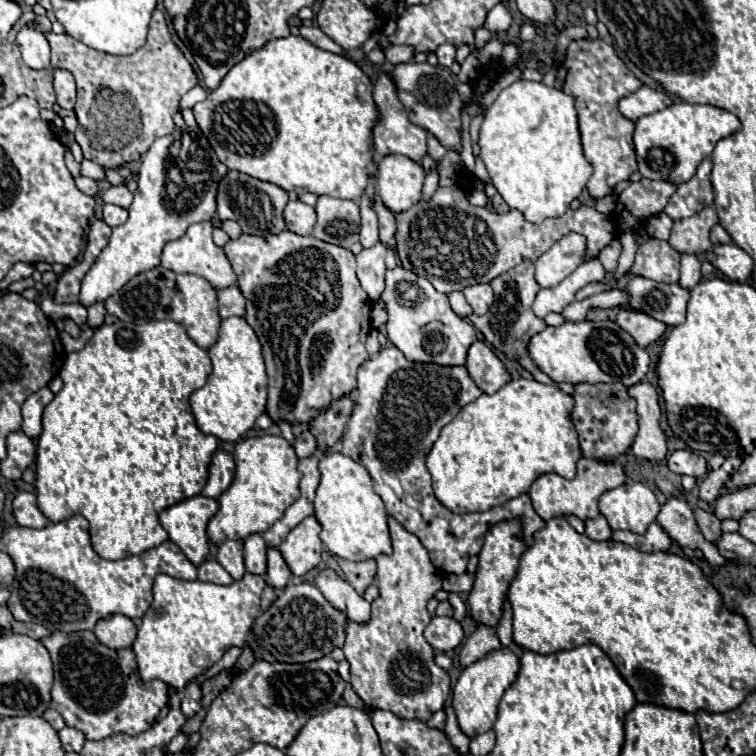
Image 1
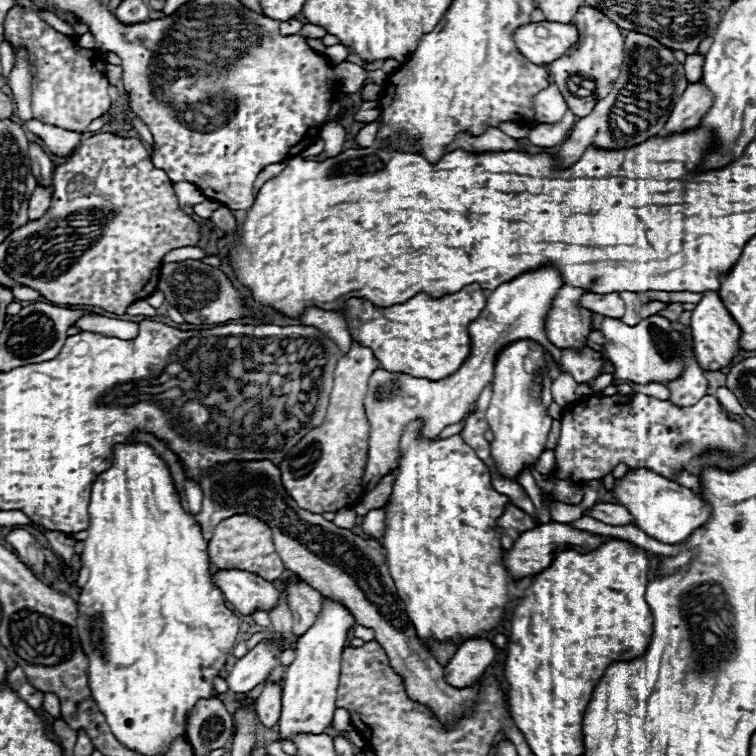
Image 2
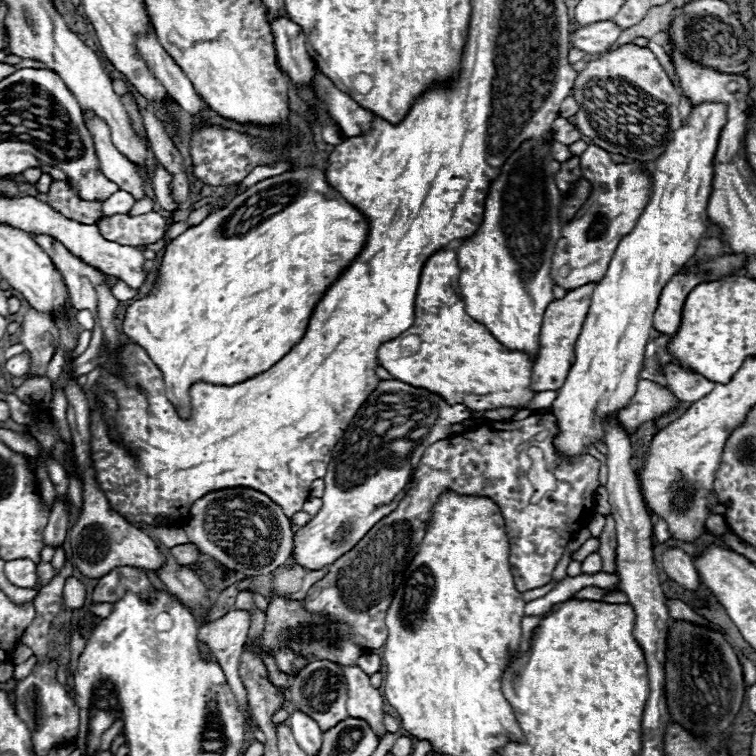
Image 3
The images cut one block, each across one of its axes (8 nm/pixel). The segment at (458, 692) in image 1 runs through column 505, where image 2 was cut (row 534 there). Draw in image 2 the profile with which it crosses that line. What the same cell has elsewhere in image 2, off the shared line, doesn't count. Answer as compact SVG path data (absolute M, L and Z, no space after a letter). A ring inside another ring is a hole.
M646 468L628 472L620 482L616 482L616 488L612 494L622 502L622 506L630 510L640 530L644 530L650 538L664 544L680 544L696 528L704 526L706 520L710 520L712 516L710 504L698 498L690 488L670 482L664 476L650 472Z

